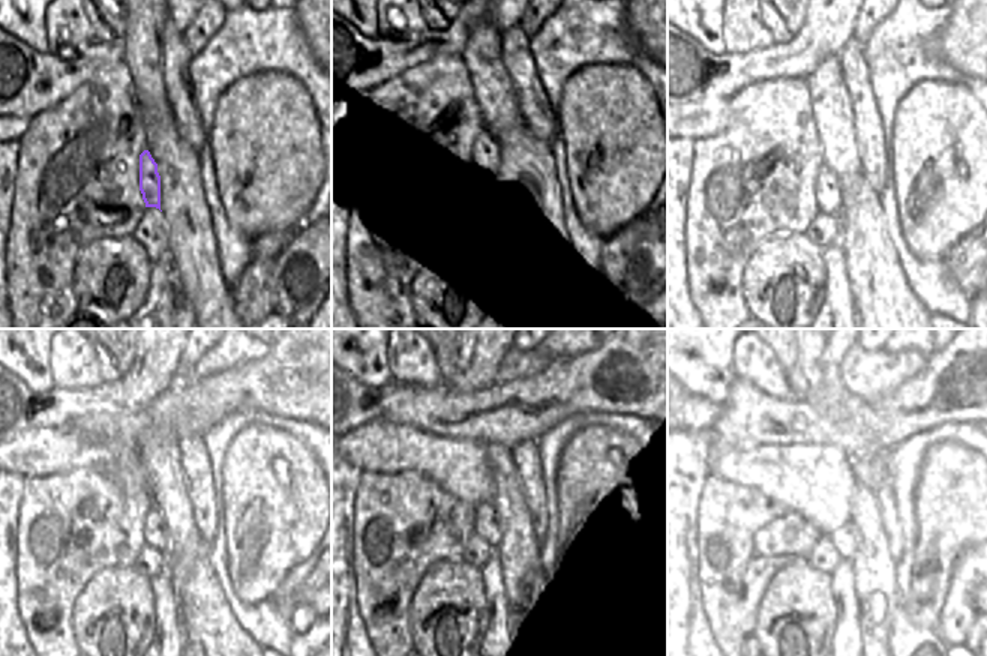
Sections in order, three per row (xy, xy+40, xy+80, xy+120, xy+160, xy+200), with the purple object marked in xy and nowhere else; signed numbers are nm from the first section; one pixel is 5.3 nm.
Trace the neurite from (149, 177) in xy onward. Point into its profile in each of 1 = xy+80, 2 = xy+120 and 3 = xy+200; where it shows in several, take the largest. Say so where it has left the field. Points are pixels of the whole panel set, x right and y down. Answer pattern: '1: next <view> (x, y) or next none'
1: next xy+80 (827, 192)
2: next xy+120 (155, 535)
3: next xy+200 (845, 541)

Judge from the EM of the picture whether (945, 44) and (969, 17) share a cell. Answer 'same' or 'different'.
same

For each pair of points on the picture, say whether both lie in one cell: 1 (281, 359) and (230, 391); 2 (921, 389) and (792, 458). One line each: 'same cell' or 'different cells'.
1: same cell
2: different cells

